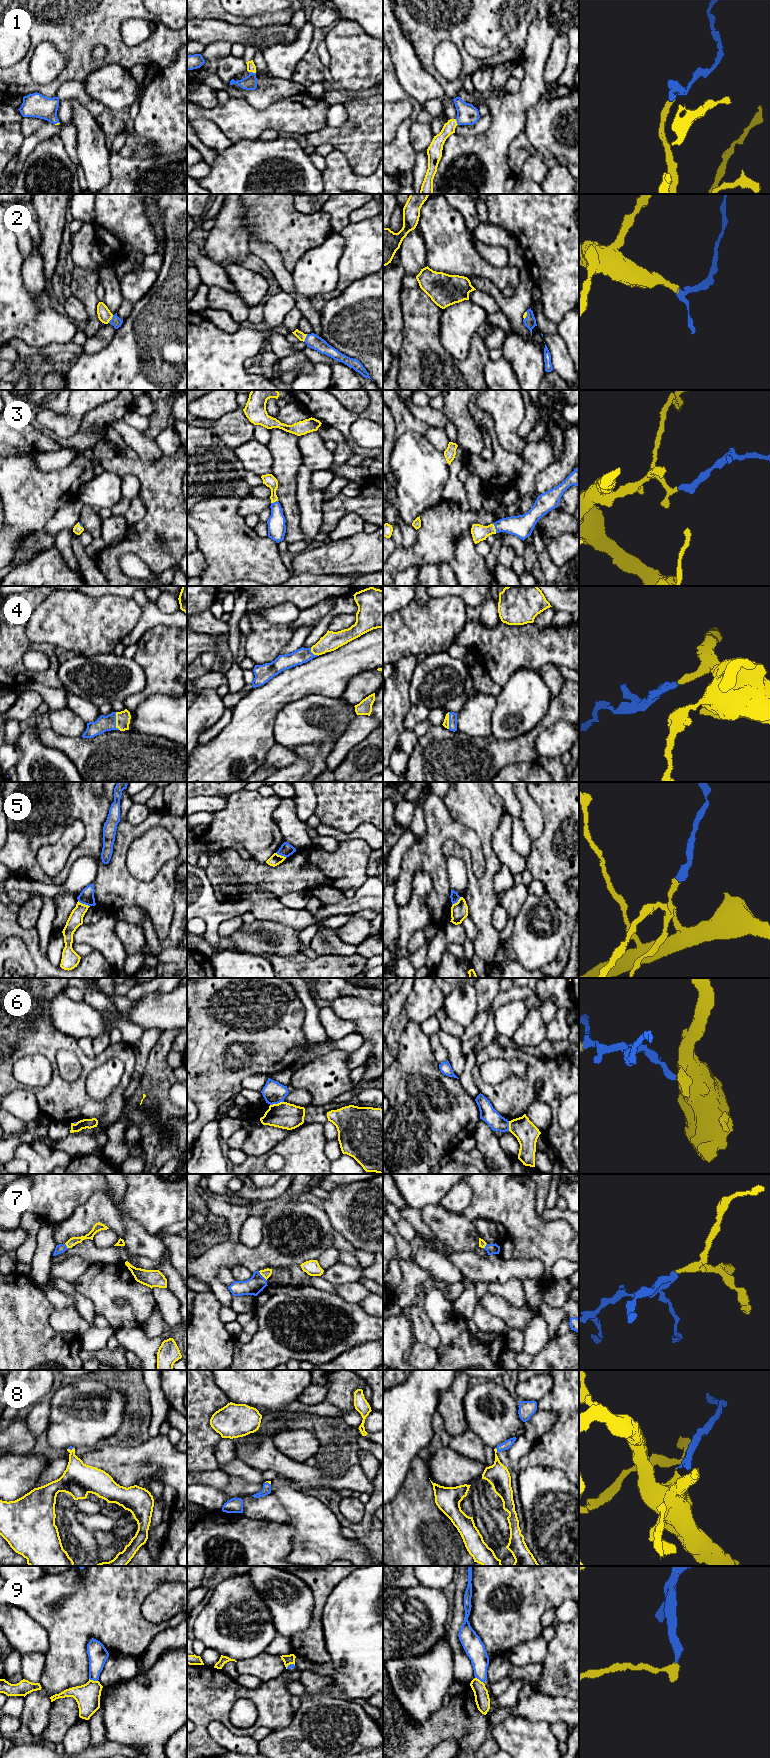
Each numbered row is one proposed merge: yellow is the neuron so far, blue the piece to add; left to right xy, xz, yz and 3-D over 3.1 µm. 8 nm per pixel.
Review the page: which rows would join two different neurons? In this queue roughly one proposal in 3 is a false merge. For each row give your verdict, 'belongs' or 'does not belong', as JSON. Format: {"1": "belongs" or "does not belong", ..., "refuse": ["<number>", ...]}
{"1": "belongs", "2": "belongs", "3": "belongs", "4": "belongs", "5": "does not belong", "6": "does not belong", "7": "belongs", "8": "belongs", "9": "does not belong", "refuse": ["5", "6", "9"]}

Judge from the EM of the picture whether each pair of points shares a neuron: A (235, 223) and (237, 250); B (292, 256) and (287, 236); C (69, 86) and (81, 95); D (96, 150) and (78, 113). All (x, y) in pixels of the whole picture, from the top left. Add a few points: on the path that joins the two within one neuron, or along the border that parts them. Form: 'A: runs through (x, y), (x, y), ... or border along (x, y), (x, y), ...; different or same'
A: runs through (235, 230), (235, 243); same
B: runs through (292, 251), (292, 241); same
C: runs through (72, 89), (78, 92); same
D: runs through (91, 141), (85, 122); same

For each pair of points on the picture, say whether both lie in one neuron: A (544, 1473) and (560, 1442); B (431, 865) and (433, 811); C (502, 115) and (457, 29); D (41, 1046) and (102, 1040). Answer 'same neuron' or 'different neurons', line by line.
A: different neurons
B: same neuron
C: different neurons
D: different neurons

